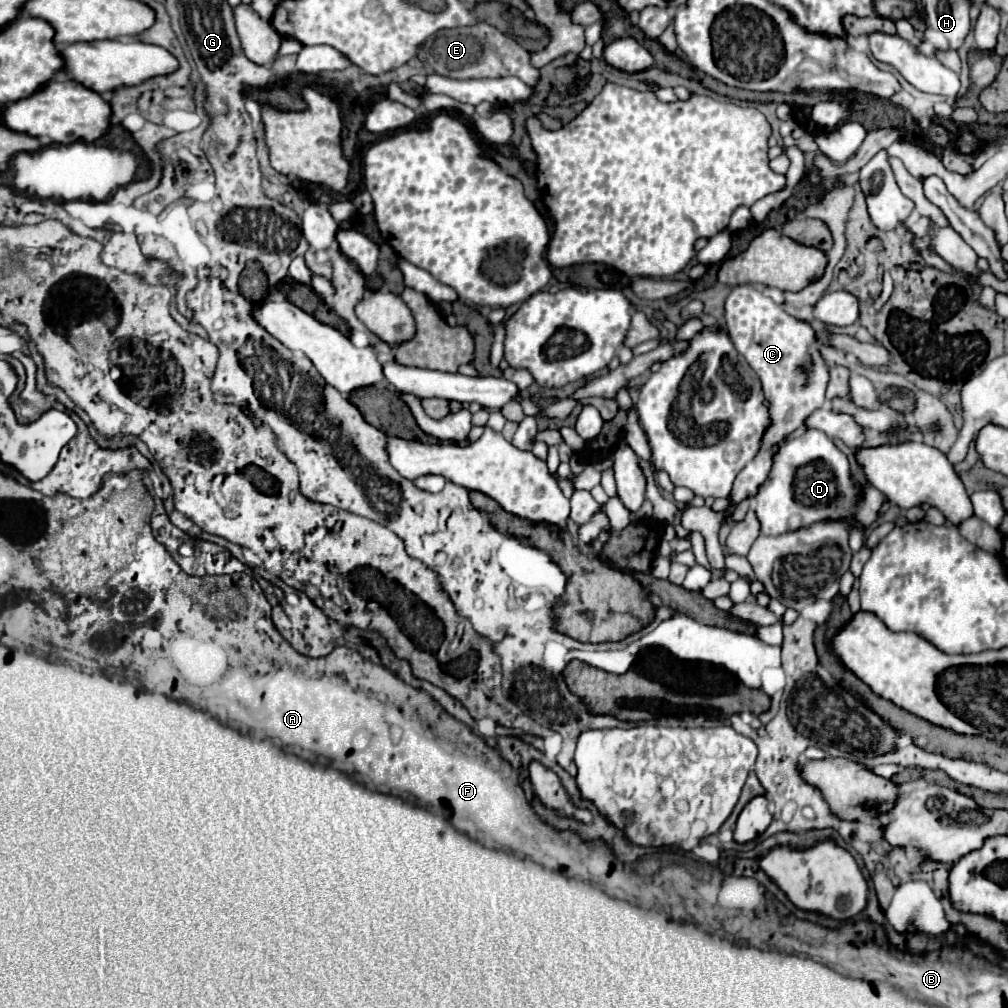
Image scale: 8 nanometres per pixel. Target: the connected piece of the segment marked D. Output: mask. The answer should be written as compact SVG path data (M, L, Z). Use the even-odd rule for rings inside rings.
M806 430L802 436L786 442L776 452L770 478L760 486L760 490L764 490L764 534L768 536L778 536L800 526L808 526L810 522L844 516L854 516L856 524L870 526L878 520L878 508L886 500L886 496L874 488L868 488L864 500L858 500L858 486L850 478L846 454L842 454L820 430Z

